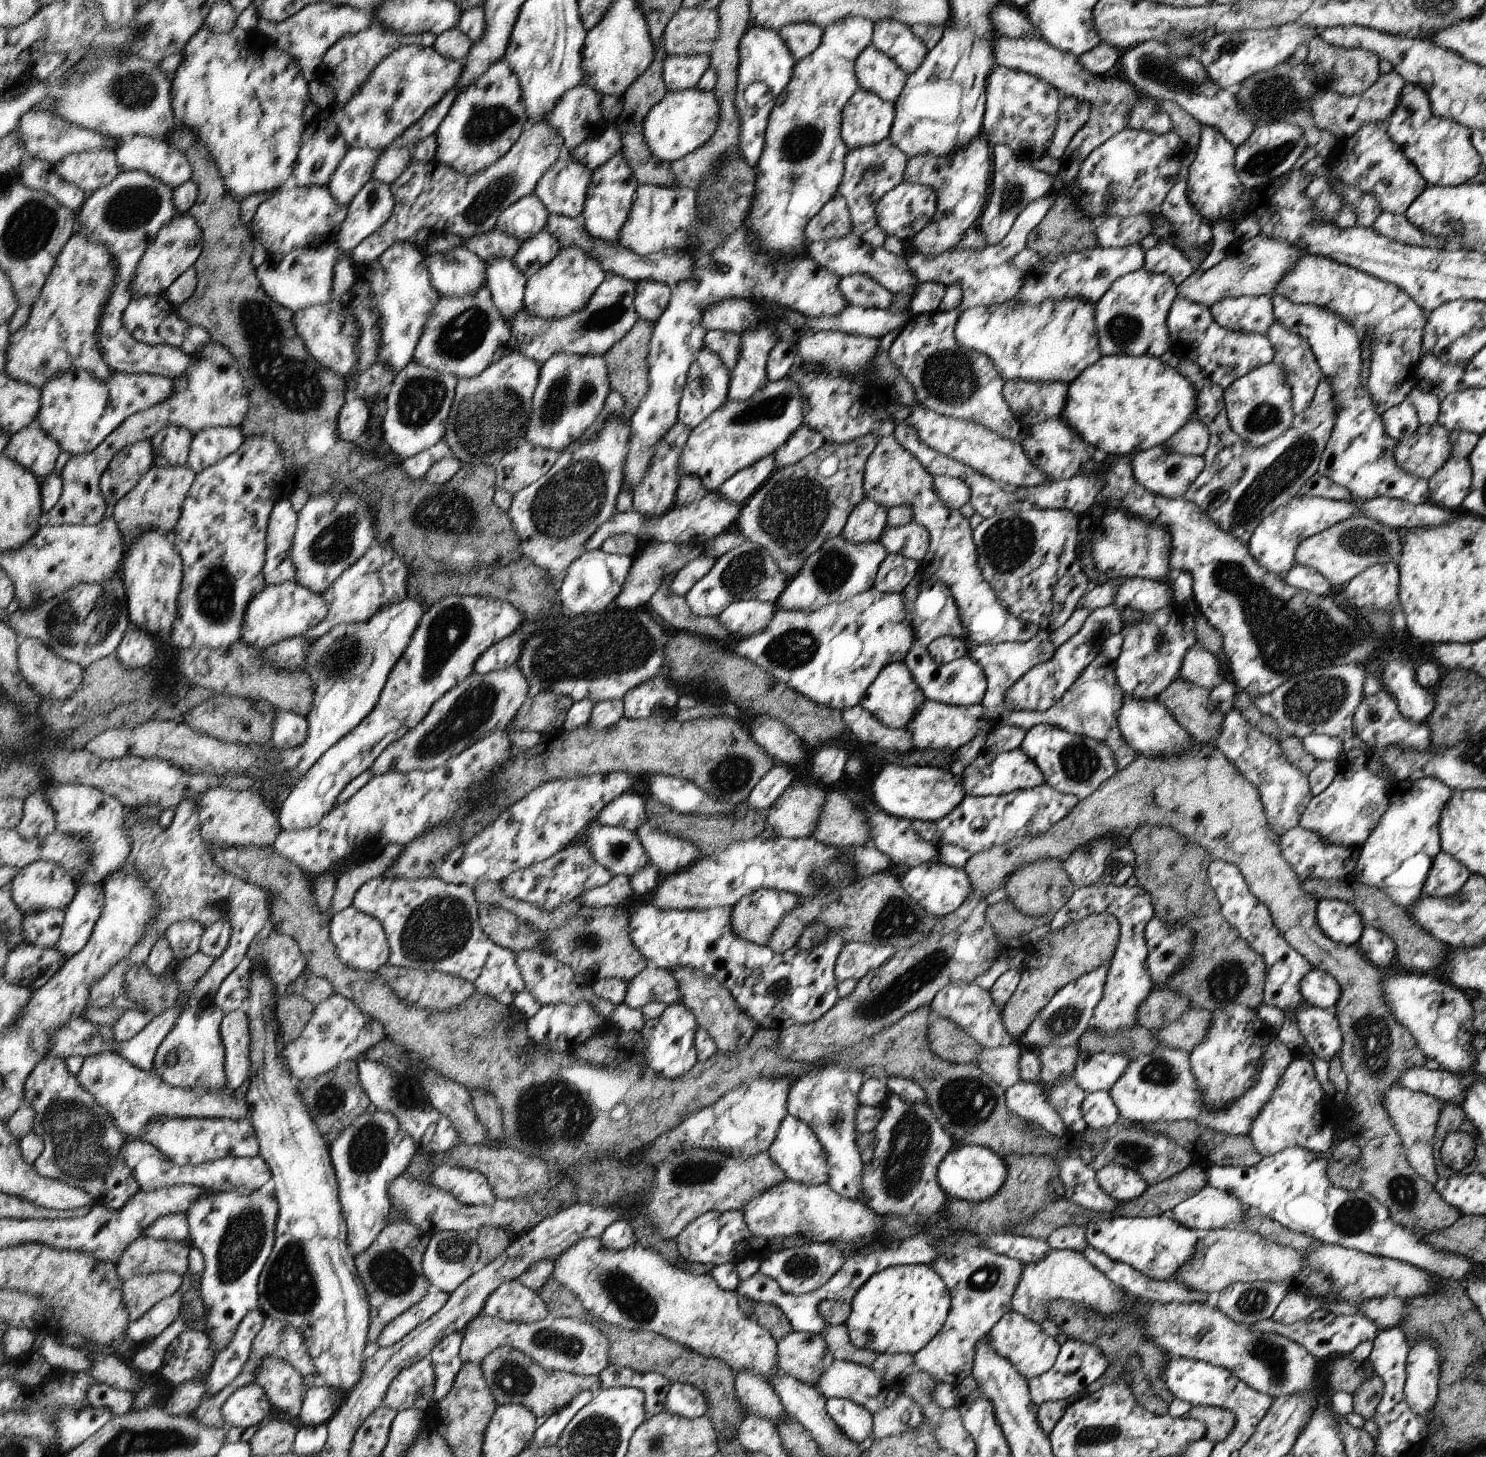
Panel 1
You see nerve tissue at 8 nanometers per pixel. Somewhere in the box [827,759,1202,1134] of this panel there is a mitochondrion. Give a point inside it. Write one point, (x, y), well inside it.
(918, 975)

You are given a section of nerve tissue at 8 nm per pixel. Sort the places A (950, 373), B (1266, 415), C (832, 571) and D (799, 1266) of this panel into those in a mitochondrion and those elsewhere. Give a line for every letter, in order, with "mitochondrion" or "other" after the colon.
A: mitochondrion
B: mitochondrion
C: mitochondrion
D: mitochondrion

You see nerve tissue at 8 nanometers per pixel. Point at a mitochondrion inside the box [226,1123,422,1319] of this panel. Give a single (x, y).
(390, 1272)

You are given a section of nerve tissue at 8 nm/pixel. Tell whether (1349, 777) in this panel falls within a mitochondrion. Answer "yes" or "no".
no

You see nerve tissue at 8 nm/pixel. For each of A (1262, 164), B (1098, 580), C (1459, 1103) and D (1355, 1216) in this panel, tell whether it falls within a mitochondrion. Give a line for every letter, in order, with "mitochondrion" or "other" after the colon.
A: mitochondrion
B: other
C: other
D: mitochondrion

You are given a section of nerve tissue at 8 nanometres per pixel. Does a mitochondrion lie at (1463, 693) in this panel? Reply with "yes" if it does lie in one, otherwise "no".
yes

